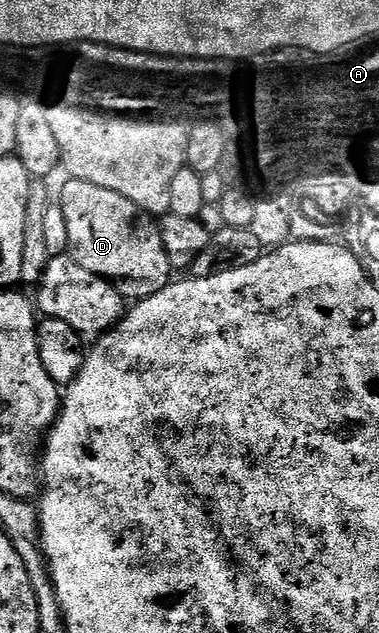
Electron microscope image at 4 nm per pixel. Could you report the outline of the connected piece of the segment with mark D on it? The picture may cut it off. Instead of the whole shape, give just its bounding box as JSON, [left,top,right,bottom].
[59,179,174,301]

